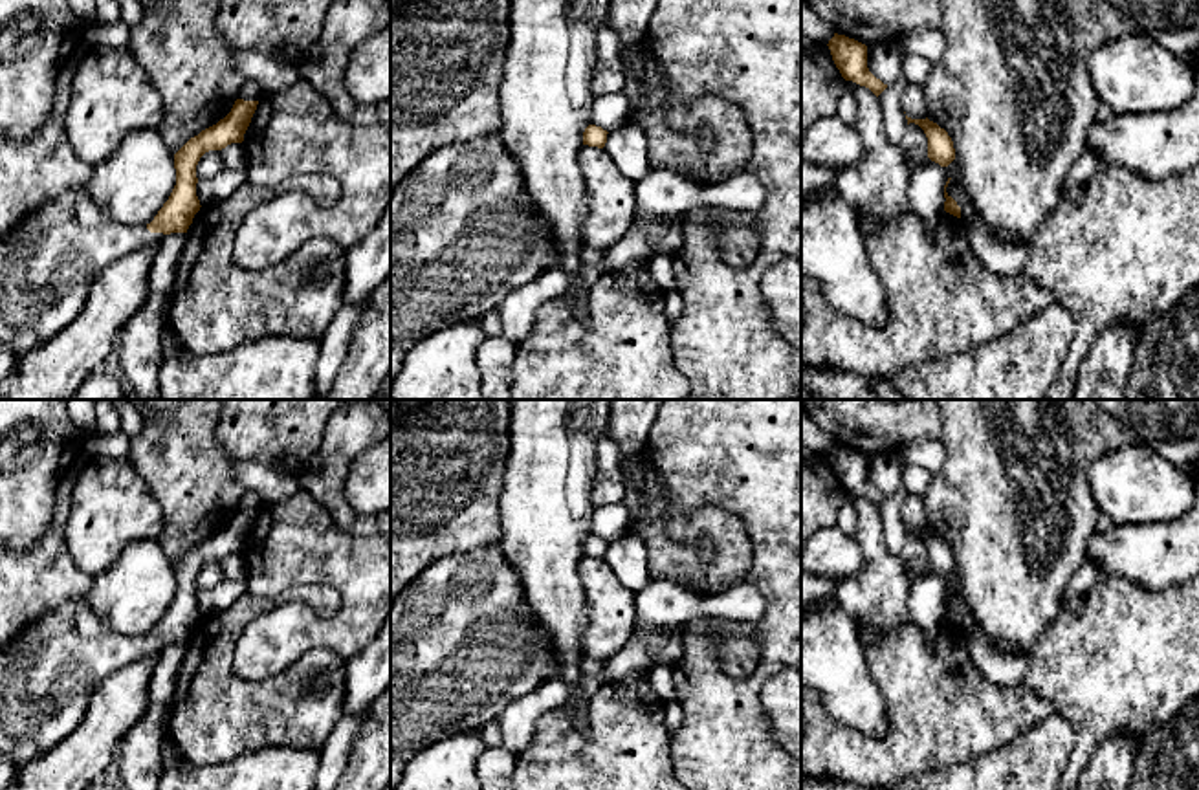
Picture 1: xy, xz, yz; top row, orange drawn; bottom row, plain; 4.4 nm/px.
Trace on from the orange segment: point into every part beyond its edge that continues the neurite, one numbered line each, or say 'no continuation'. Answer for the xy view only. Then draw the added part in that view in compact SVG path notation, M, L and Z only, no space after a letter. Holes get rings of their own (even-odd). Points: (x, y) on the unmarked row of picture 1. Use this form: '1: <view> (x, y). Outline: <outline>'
1: xy (48, 673). Outline: M88 599L60 605L0 649L0 752L22 768L51 752L86 715L94 689L114 671L156 654L163 643L106 627Z

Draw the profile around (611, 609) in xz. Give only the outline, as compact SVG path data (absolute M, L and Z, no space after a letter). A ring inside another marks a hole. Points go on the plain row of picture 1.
M581 557L579 577L588 612L588 621L583 631L583 653L605 664L634 632L634 594L625 588L610 566L598 557Z

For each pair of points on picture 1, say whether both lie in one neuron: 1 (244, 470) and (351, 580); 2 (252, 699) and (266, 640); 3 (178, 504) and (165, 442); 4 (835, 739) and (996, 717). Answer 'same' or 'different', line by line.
1: different
2: different
3: same
4: same

